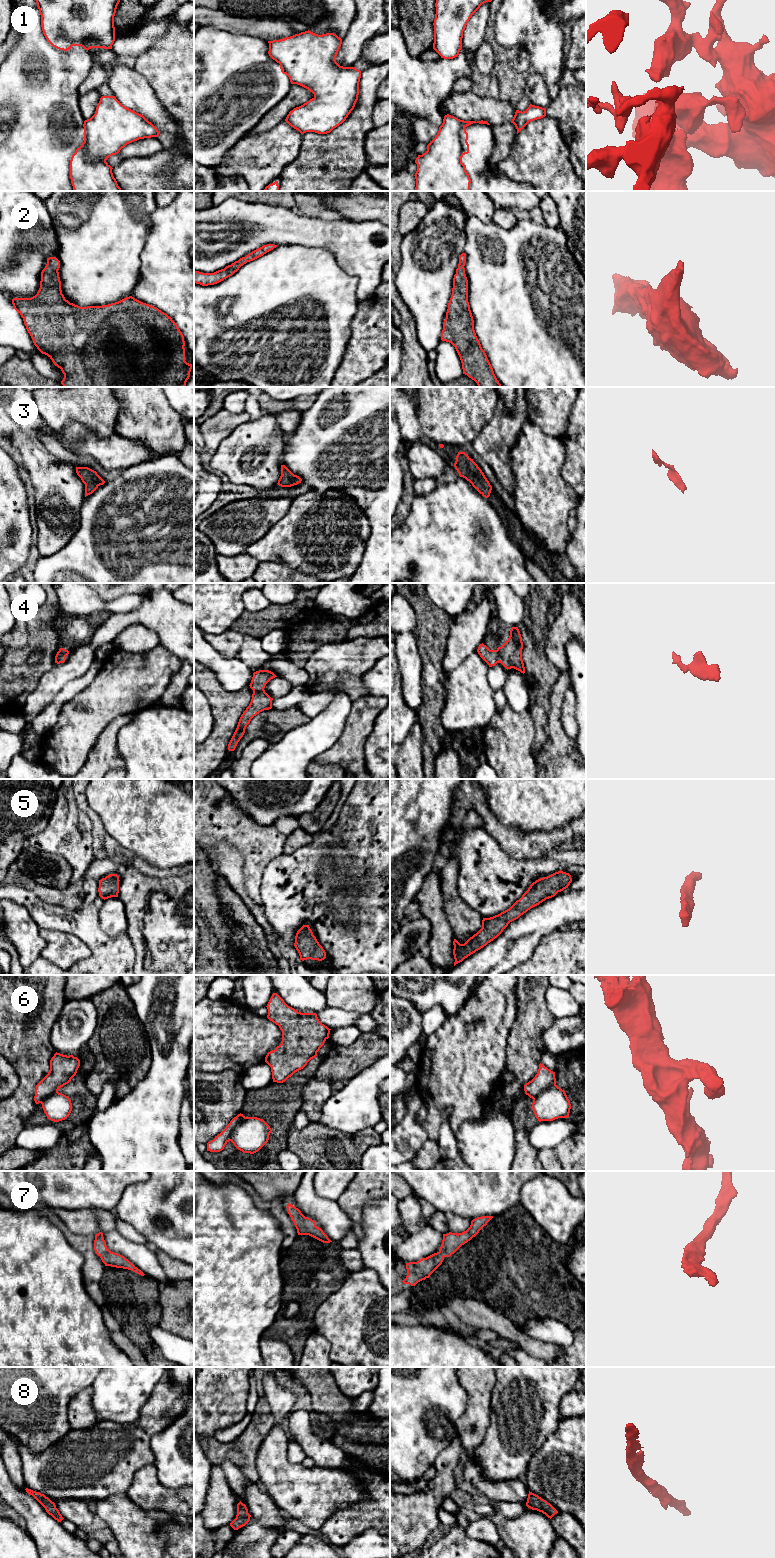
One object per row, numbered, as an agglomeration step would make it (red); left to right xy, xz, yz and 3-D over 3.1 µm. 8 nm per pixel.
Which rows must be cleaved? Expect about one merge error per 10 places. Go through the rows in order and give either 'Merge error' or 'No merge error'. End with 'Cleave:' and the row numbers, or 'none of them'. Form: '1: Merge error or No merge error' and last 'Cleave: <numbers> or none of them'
1: Merge error
2: No merge error
3: No merge error
4: No merge error
5: No merge error
6: Merge error
7: No merge error
8: No merge error
Cleave: 1, 6

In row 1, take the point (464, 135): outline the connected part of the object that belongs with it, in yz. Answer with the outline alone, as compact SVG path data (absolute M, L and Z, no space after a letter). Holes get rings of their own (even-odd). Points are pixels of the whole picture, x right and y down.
M463 128L460 131L460 136L461 136L461 146L462 146L462 153L461 153L461 158L469 153L469 144L467 142L468 140L468 133L466 132L466 129Z

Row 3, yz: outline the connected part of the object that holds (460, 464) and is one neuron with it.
M458 452L454 467L460 477L469 481L472 486L485 498L490 496L492 486L482 470L465 452Z

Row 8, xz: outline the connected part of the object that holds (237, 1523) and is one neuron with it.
M240 1501L237 1504L236 1518L230 1523L230 1526L234 1530L238 1530L239 1528L245 1526L249 1522L250 1517L251 1515L248 1513L246 1505Z

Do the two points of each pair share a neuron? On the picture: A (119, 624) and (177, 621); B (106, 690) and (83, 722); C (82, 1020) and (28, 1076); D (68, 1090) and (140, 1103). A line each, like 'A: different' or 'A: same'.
A: same
B: same
C: different
D: different

